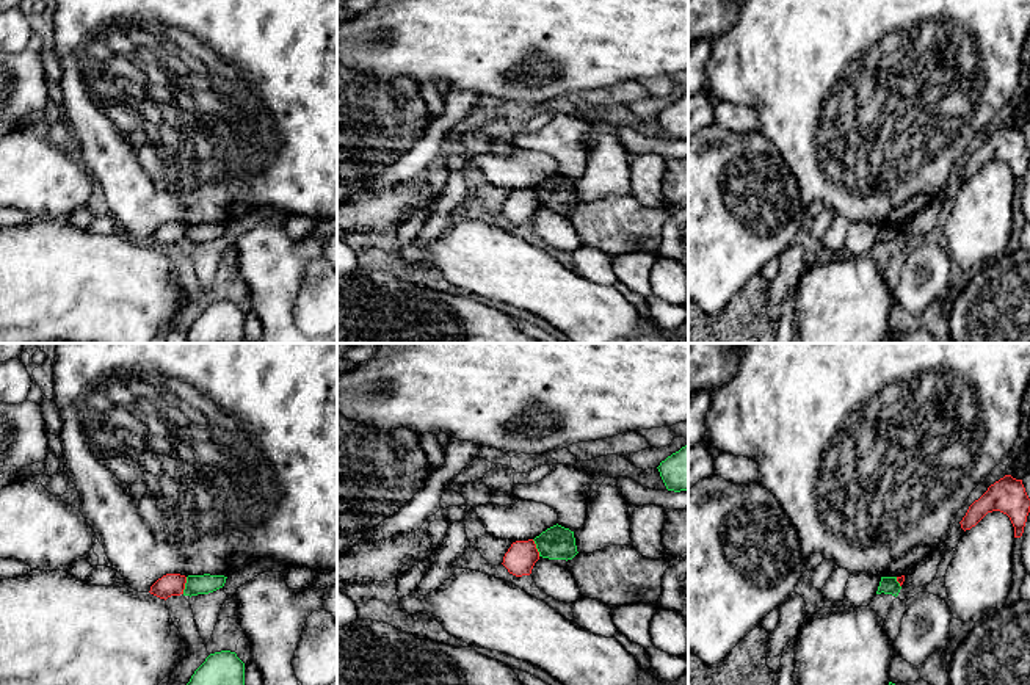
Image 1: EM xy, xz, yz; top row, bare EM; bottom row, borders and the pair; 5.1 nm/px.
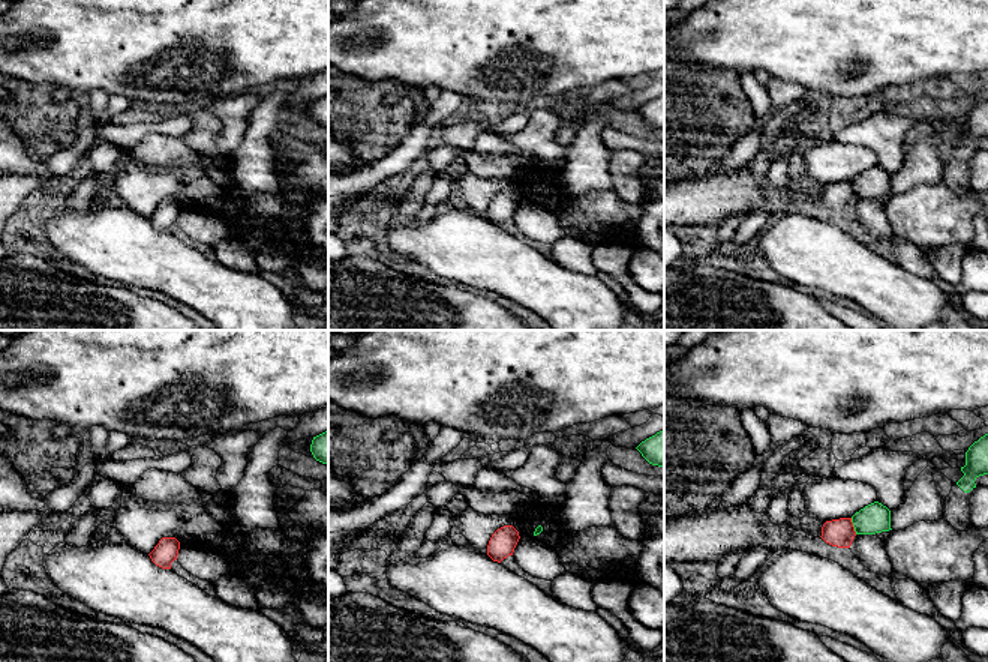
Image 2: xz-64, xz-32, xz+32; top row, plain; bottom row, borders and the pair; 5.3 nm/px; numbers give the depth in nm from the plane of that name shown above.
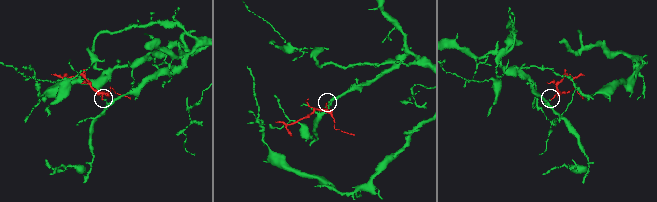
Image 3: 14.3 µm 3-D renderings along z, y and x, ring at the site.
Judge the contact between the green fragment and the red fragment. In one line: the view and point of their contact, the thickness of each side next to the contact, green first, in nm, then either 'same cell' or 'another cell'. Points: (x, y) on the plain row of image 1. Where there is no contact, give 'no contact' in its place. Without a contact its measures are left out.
xy (185, 234) | 100/110 nm | another cell

